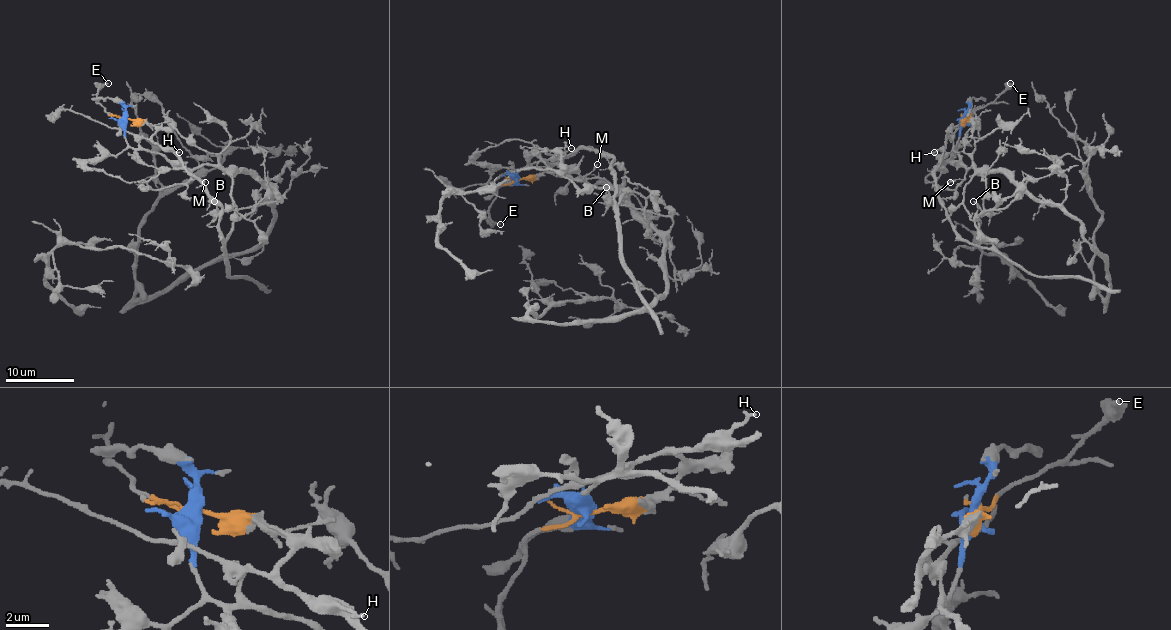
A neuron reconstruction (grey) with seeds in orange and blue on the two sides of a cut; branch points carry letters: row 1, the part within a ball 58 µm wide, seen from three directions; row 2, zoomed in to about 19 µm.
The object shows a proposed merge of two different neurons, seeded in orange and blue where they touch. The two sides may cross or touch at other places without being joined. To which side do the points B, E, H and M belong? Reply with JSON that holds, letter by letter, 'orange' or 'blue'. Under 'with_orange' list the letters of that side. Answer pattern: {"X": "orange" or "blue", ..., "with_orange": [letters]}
{"B": "blue", "E": "orange", "H": "orange", "M": "blue", "with_orange": ["E", "H"]}

